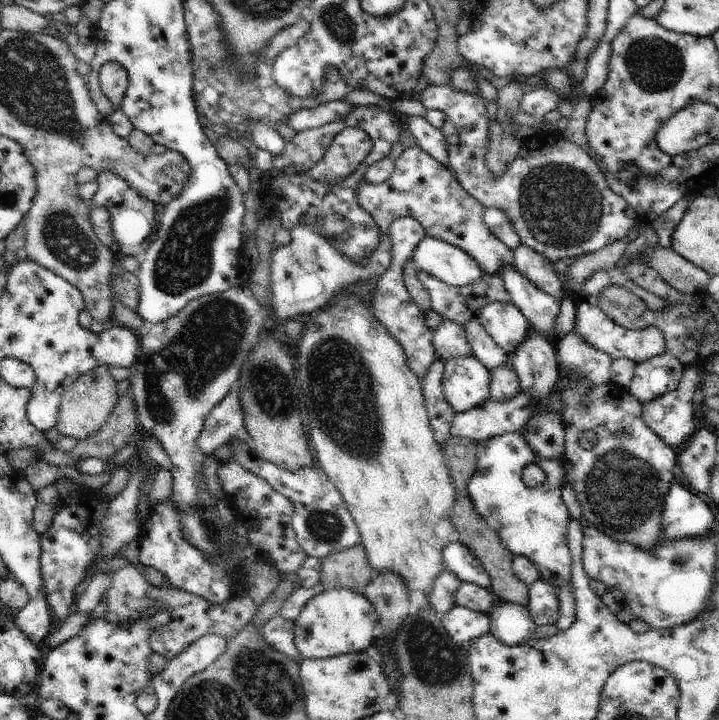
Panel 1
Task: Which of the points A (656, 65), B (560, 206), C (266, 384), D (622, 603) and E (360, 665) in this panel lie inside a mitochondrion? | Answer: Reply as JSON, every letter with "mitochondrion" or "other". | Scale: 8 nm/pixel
{"A":"mitochondrion","B":"mitochondrion","C":"mitochondrion","D":"other","E":"other"}

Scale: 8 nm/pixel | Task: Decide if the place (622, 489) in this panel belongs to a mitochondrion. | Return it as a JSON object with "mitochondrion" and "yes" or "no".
{"mitochondrion":"yes"}

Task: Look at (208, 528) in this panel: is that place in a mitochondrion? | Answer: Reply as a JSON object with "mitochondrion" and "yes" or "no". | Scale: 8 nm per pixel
{"mitochondrion":"yes"}

